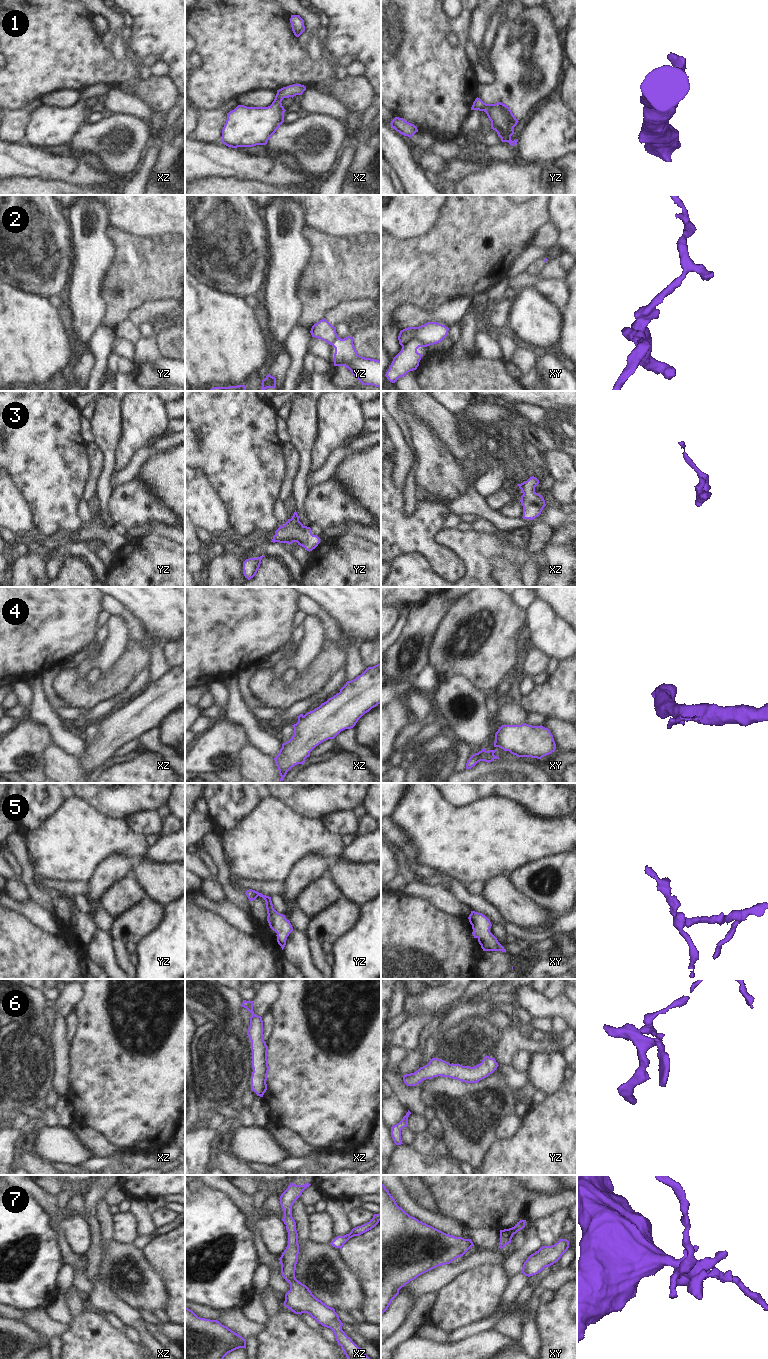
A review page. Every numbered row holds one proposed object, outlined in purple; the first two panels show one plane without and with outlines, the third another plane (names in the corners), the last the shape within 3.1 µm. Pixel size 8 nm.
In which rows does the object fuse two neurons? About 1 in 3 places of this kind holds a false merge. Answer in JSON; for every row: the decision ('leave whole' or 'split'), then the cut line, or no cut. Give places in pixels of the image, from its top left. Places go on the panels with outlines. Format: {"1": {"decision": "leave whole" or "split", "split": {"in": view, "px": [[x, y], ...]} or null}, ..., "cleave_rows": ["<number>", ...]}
{"1": {"decision": "leave whole", "split": null}, "2": {"decision": "split", "split": {"in": "xy", "px": [[423, 346], [417, 340], [410, 340], [402, 348]]}}, "3": {"decision": "leave whole", "split": null}, "4": {"decision": "split", "split": {"in": "xz", "px": [[303, 716], [298, 721]]}}, "5": {"decision": "leave whole", "split": null}, "6": {"decision": "leave whole", "split": null}, "7": {"decision": "leave whole", "split": null}, "cleave_rows": ["2", "4"]}

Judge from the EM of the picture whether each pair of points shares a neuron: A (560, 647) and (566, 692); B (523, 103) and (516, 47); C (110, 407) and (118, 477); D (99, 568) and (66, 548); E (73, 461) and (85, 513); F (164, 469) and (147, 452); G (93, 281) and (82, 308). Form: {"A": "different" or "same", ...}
{"A": "different", "B": "same", "C": "different", "D": "same", "E": "different", "F": "different", "G": "same"}

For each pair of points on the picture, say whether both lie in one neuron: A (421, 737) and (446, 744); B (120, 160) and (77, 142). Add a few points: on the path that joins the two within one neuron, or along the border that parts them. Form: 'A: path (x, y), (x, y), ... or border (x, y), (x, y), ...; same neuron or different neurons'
A: border (445, 732), (427, 738), (420, 744); different neurons
B: path (109, 155), (93, 142), (88, 142); same neuron

